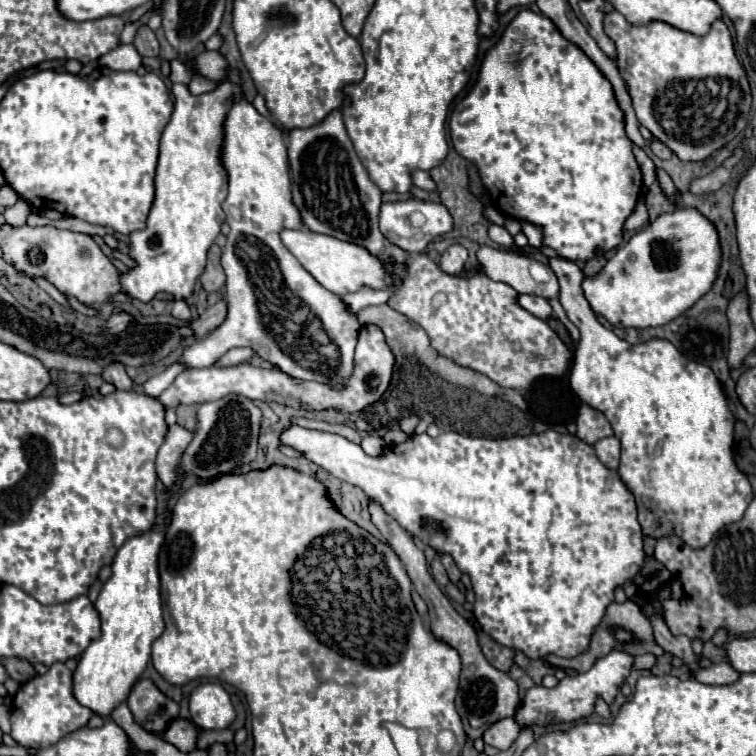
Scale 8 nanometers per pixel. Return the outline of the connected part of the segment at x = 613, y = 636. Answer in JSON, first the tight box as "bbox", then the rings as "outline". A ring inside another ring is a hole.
{"bbox":[545,600,663,672],"outline":[[[625,600],[623,604],[611,602],[607,606],[603,620],[599,622],[599,626],[595,628],[595,632],[591,636],[591,644],[589,644],[589,648],[583,654],[577,654],[575,658],[561,658],[561,656],[549,654],[545,660],[551,666],[555,666],[555,668],[585,672],[585,670],[589,670],[589,666],[593,666],[593,662],[597,658],[609,654],[611,650],[625,650],[625,652],[629,652],[633,656],[639,656],[639,654],[645,654],[645,652],[653,652],[655,656],[663,654],[663,648],[659,648],[657,642],[655,642],[655,638],[653,638],[653,630],[651,630],[649,620],[643,616],[643,612],[639,610],[639,606],[635,602],[631,602],[631,600]]]}

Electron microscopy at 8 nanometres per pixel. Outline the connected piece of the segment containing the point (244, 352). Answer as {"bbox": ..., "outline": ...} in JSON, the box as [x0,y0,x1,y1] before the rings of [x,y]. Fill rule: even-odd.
{"bbox":[217,348,255,366],"outline":[[[233,348],[221,358],[221,362],[217,362],[217,366],[237,366],[241,362],[249,362],[253,356],[255,356],[253,348]]]}

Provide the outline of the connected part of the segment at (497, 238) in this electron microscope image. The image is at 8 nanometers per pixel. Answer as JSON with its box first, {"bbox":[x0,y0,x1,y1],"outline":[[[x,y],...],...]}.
{"bbox":[489,228,515,248],"outline":[[[489,228],[489,238],[503,248],[511,248],[515,244],[513,236],[505,228]]]}

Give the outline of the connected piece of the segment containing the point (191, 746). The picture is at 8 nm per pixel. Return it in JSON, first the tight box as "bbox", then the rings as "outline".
{"bbox":[163,720,197,752],"outline":[[[173,720],[167,728],[167,732],[163,734],[163,738],[167,742],[171,742],[173,746],[177,746],[181,752],[193,752],[195,750],[195,742],[197,742],[197,730],[193,724],[185,722],[185,720]]]}

